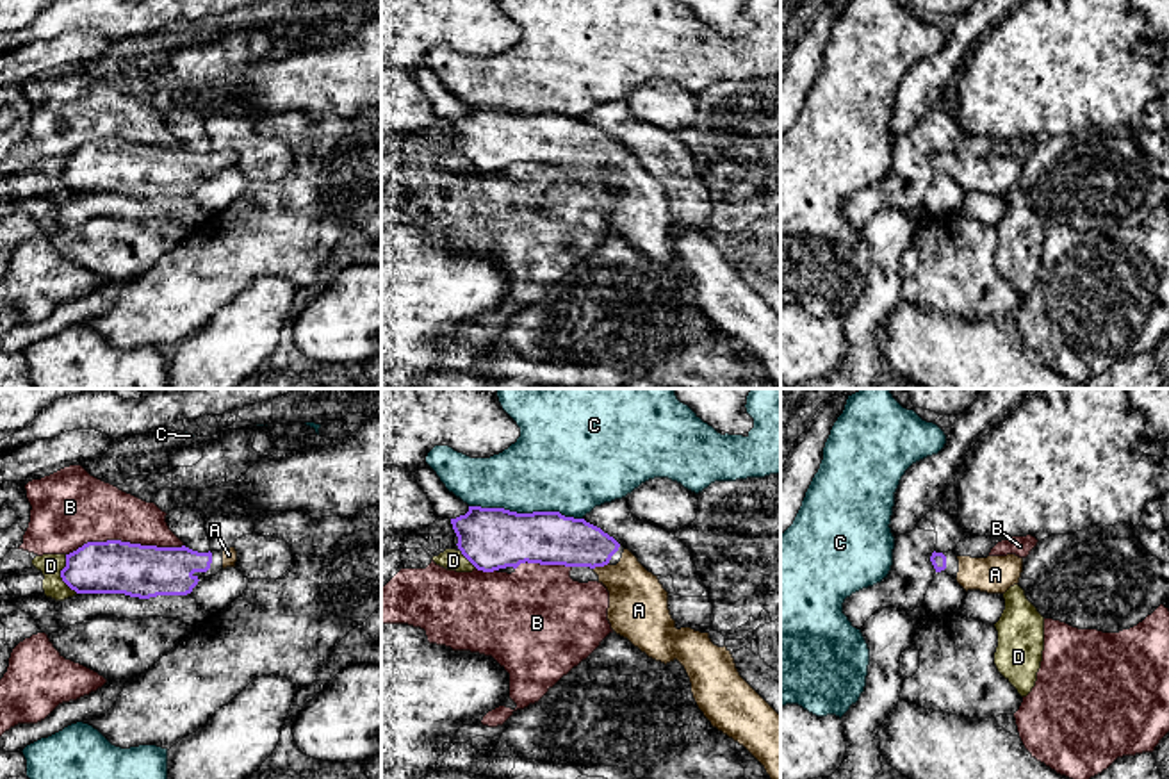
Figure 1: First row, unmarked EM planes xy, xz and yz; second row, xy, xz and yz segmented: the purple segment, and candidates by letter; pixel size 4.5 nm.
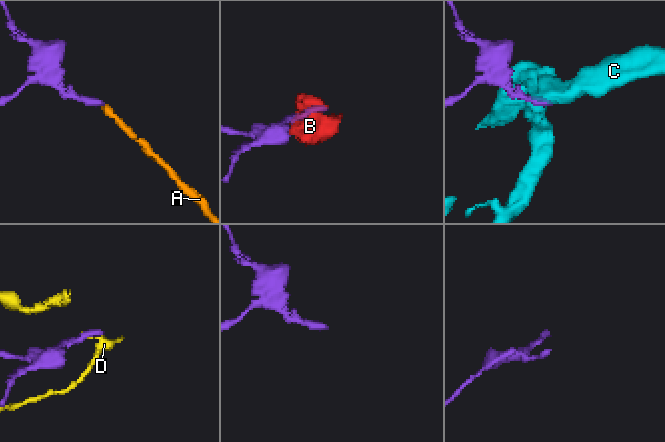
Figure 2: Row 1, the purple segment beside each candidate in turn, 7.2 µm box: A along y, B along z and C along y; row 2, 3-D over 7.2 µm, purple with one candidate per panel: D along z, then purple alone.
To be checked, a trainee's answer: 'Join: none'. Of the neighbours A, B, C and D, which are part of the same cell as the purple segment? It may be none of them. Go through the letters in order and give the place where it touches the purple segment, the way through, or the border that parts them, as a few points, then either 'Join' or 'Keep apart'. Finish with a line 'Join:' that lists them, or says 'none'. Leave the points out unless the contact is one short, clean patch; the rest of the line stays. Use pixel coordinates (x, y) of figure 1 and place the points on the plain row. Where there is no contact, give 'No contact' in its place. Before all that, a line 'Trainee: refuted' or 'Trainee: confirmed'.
Trainee: refuted
A: Touches purple at xz (601, 166). Path across: xz (553, 139), (578, 143), (601, 166), (638, 205). Join
B: Touches purple at xy (123, 143). Keep apart
C: Touches purple at xz (526, 114). Keep apart
D: Touches purple at xy (61, 175). Boundary: xy (65, 155), (61, 179), (77, 193). Keep apart
Join: A

